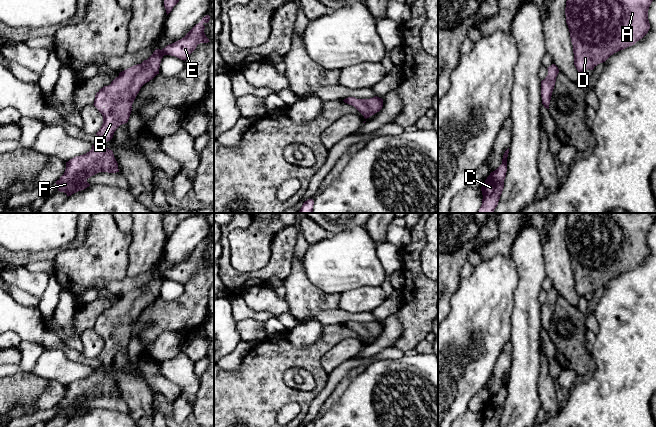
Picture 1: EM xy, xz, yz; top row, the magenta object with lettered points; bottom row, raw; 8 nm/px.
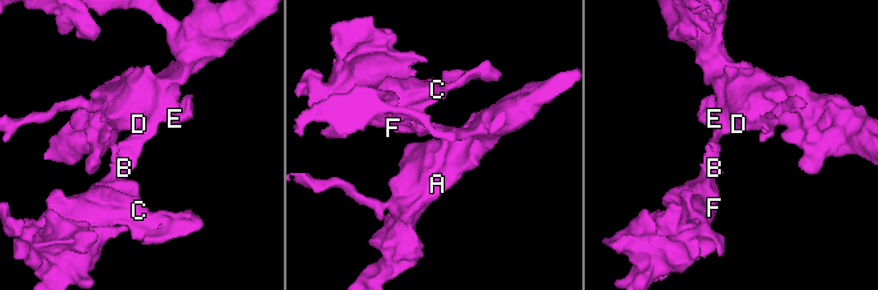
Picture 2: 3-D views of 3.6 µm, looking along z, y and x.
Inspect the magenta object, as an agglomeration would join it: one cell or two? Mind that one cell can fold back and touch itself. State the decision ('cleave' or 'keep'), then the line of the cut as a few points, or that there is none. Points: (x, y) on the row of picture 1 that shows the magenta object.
keep; no cut

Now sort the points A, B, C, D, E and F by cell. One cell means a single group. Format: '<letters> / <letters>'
A B C D E F

